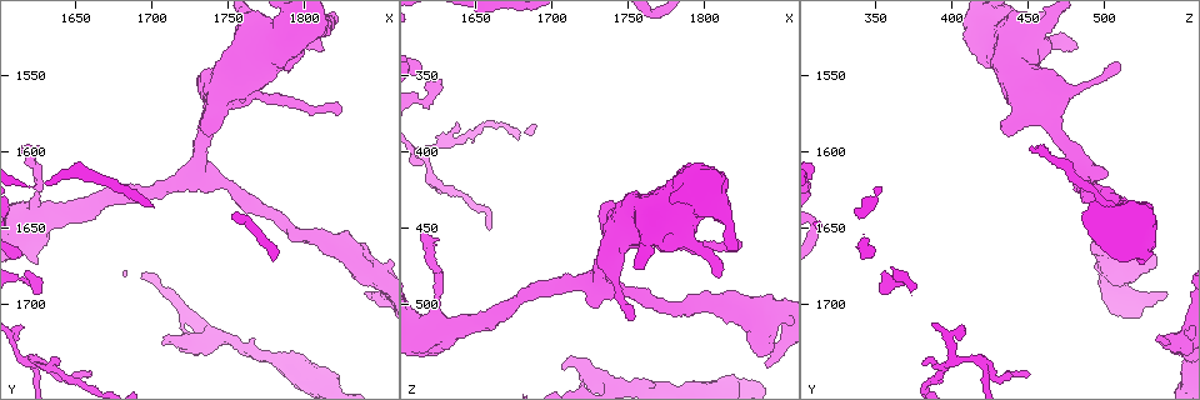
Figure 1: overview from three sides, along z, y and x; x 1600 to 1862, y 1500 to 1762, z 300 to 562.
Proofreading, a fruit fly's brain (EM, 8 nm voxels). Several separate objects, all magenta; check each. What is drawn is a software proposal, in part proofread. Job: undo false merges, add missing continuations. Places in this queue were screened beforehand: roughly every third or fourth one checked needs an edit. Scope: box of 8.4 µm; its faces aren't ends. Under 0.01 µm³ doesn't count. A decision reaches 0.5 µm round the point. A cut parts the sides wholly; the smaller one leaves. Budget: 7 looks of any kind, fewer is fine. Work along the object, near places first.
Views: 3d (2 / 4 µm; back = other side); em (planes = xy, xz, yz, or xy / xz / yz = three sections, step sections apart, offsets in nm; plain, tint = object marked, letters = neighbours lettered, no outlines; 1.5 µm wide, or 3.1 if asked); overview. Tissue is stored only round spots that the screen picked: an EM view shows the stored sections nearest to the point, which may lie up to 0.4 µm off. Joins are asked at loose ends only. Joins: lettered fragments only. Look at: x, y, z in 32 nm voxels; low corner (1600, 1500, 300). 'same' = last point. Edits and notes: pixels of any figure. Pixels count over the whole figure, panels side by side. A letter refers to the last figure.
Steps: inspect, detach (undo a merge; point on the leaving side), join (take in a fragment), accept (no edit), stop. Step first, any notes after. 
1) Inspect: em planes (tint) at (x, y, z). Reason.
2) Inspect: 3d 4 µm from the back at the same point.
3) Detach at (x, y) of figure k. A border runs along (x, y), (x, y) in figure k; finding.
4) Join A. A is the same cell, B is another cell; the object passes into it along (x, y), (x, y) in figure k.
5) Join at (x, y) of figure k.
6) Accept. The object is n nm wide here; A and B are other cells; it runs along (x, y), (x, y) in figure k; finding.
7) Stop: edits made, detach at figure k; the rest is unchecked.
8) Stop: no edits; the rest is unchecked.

Inspect: em xz step 8 (tint) at (1636, 1740, 380). Free end.

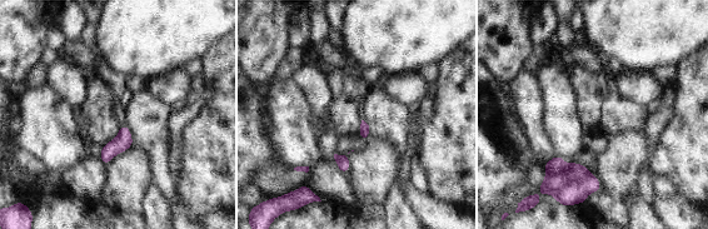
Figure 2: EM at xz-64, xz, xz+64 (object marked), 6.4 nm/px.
Inspect: em planes (letters) at the same point. Another direction.

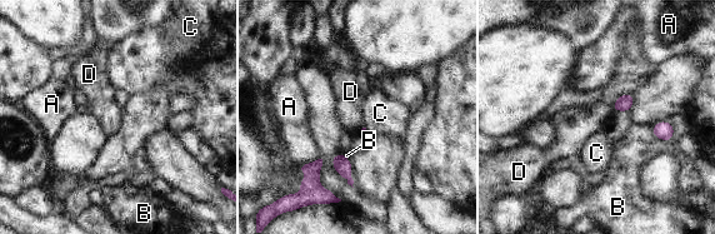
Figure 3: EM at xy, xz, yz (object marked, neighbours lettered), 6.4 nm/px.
Accept. A, B, C and D are other cells; no lettered fragment goes on from it.

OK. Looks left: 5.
Inspect: em xy step 4 (tint) at (1660, 1744, 450). An open end.

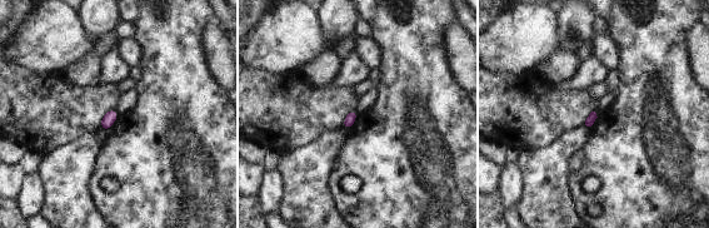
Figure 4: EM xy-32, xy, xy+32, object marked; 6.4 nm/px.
Inspect: em planes (letters) at the same point. Cut it another way.

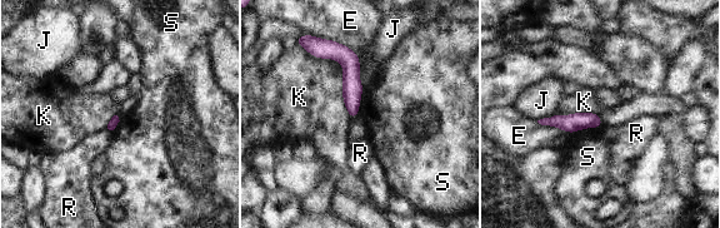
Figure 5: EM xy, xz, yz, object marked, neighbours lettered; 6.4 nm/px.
Accept. E, J, K, R and S are other cells; no lettered fragment goes on from it.

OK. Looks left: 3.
Inspect: em planes (letters) at (1706, 1728, 542). Free end.

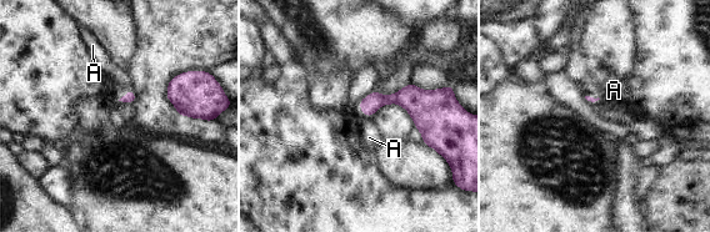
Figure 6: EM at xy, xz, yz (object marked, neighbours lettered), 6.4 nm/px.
Accept. The longest contact is with A, 80 nm; A is another cell; a border runs along (360, 112), (370, 117) in figure 6; none of them fits.

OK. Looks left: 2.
Stop: no edits; the rest is unchecked.

